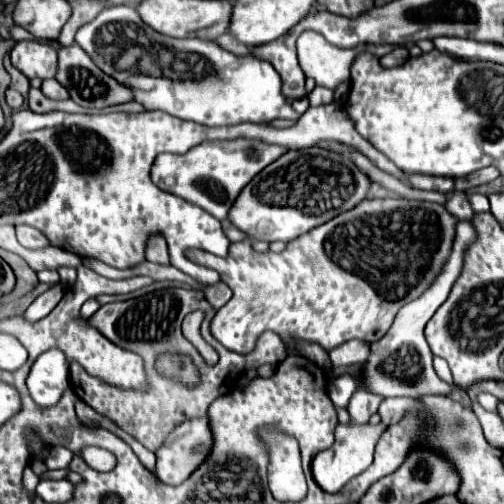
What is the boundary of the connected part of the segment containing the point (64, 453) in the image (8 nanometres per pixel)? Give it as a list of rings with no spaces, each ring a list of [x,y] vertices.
[[[54,447],[50,457],[46,457],[46,467],[48,469],[66,469],[72,461],[72,453],[66,447]]]

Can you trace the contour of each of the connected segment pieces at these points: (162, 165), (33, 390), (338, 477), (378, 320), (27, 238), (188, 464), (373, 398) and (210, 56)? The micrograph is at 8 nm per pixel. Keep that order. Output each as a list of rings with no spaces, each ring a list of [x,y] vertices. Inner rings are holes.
[[[234,139],[234,141],[204,141],[192,147],[184,155],[174,153],[160,153],[152,165],[152,181],[172,193],[178,195],[194,205],[200,205],[204,211],[214,215],[216,219],[224,221],[228,211],[232,209],[240,191],[250,183],[254,175],[258,175],[266,165],[270,165],[276,157],[284,153],[284,147],[256,143],[248,139]]]
[[[56,349],[42,353],[32,365],[26,385],[32,401],[38,407],[54,407],[70,389],[64,353]]]
[[[338,425],[336,427],[336,441],[330,449],[320,451],[314,461],[312,461],[312,475],[316,479],[316,483],[328,491],[328,493],[338,493],[350,479],[354,479],[356,475],[360,475],[362,471],[366,471],[372,463],[372,455],[374,455],[374,445],[378,441],[378,437],[382,435],[386,427],[380,425],[366,425],[366,427],[350,427],[350,425]]]
[[[398,197],[398,199],[364,199],[364,201],[358,203],[354,209],[346,211],[344,215],[338,215],[336,219],[332,219],[332,221],[328,221],[328,223],[324,223],[324,225],[312,229],[312,231],[308,231],[308,235],[304,235],[304,237],[300,235],[300,239],[290,241],[290,243],[286,245],[286,249],[280,251],[280,253],[270,253],[270,251],[266,251],[266,253],[254,253],[254,251],[252,251],[252,243],[250,243],[250,241],[242,241],[242,243],[232,243],[232,245],[230,245],[230,251],[228,251],[226,259],[224,259],[224,257],[216,257],[216,255],[212,255],[212,253],[204,253],[204,251],[188,251],[188,257],[190,257],[194,263],[206,265],[206,267],[212,267],[214,271],[218,271],[220,277],[222,277],[222,281],[224,281],[224,283],[232,289],[232,293],[234,293],[232,299],[230,299],[222,309],[216,311],[212,323],[210,323],[212,335],[214,335],[226,349],[246,355],[246,353],[254,351],[256,341],[258,341],[258,337],[260,337],[264,331],[274,331],[274,333],[280,335],[282,343],[286,345],[288,355],[296,357],[296,355],[302,355],[300,349],[296,349],[300,343],[316,343],[316,345],[320,345],[324,351],[330,351],[330,349],[334,349],[334,347],[338,347],[338,345],[342,345],[342,343],[346,343],[346,341],[350,341],[350,339],[362,339],[362,341],[366,341],[366,343],[374,343],[374,341],[382,339],[382,335],[390,329],[390,325],[392,325],[392,321],[394,321],[394,317],[396,317],[396,313],[398,313],[398,309],[400,309],[402,305],[406,305],[408,301],[416,299],[418,295],[422,295],[422,293],[434,283],[434,279],[440,275],[440,271],[442,271],[444,263],[448,261],[450,251],[452,251],[452,241],[454,241],[454,235],[456,235],[456,223],[458,223],[458,219],[456,219],[454,215],[450,215],[450,213],[444,209],[444,205],[438,205],[438,203],[408,201],[408,199],[400,199],[400,197]],[[344,267],[360,267],[360,275],[364,275],[364,277],[360,277],[360,275],[356,275],[356,273],[352,273],[352,271],[346,271]]]
[[[18,225],[16,227],[16,235],[18,235],[18,241],[22,247],[26,249],[44,249],[44,247],[50,247],[50,241],[46,239],[46,235],[34,227],[28,227],[28,225]]]
[[[194,417],[180,423],[156,451],[156,477],[166,485],[180,485],[184,483],[192,471],[196,471],[212,453],[214,449],[214,435],[210,429],[210,417]]]
[[[358,391],[356,395],[352,395],[350,403],[348,403],[348,413],[350,413],[350,423],[352,425],[364,425],[368,423],[368,419],[378,411],[380,405],[378,395],[372,395],[368,391]]]
[[[112,5],[106,7],[96,19],[90,23],[82,25],[76,33],[76,43],[94,59],[94,63],[130,87],[134,91],[134,101],[142,103],[148,111],[160,109],[166,111],[174,117],[186,119],[186,121],[196,121],[206,127],[230,127],[238,123],[268,123],[274,119],[298,119],[298,113],[290,107],[286,97],[282,95],[282,79],[276,73],[276,69],[254,55],[248,57],[236,57],[234,53],[222,49],[214,41],[202,41],[202,39],[168,39],[166,35],[160,35],[146,27],[142,19],[136,15],[136,11],[128,5]],[[102,33],[114,33],[114,37],[108,41],[104,39],[102,43]],[[120,57],[128,57],[130,61],[126,65],[120,65]]]

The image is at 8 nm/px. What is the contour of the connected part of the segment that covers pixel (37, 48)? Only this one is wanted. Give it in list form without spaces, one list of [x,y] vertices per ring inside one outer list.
[[[18,41],[10,51],[12,65],[32,79],[54,79],[58,71],[58,53],[38,41]]]

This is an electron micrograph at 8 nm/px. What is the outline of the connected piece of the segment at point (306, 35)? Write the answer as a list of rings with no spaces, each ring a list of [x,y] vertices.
[[[304,31],[298,37],[298,59],[300,67],[306,77],[314,79],[316,85],[336,89],[338,85],[350,79],[350,69],[362,51],[370,51],[376,57],[386,55],[392,47],[354,47],[354,49],[340,49],[332,47],[324,37],[316,35],[314,31]]]

